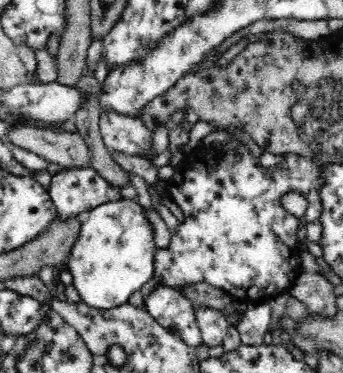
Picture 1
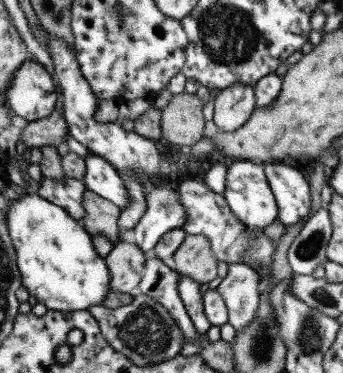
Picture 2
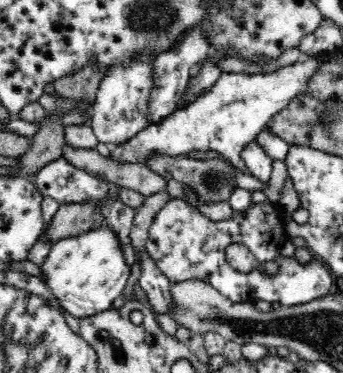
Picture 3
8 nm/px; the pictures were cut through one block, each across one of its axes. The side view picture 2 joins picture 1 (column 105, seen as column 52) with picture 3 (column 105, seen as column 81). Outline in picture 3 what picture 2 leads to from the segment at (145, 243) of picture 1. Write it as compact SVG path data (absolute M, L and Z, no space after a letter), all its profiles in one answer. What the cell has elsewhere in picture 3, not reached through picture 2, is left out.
M102 224L78 238L66 238L54 244L44 266L40 266L44 272L40 278L60 300L64 310L76 318L90 318L110 310L112 302L122 296L130 278L130 266L126 264L124 252L126 244L122 236L110 224Z

